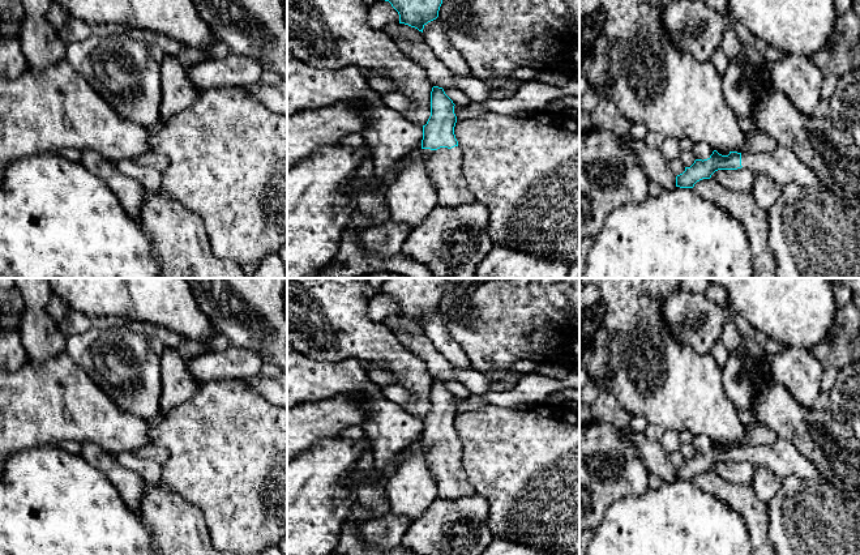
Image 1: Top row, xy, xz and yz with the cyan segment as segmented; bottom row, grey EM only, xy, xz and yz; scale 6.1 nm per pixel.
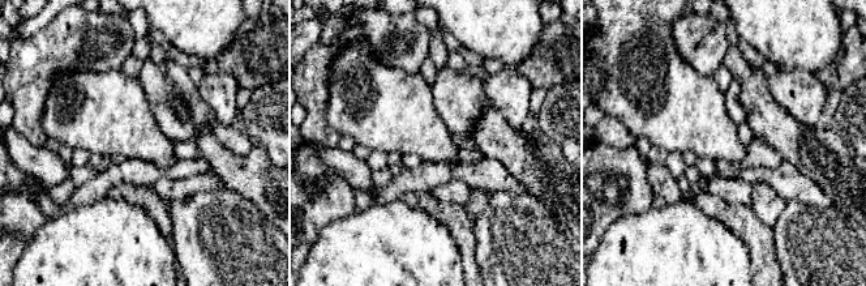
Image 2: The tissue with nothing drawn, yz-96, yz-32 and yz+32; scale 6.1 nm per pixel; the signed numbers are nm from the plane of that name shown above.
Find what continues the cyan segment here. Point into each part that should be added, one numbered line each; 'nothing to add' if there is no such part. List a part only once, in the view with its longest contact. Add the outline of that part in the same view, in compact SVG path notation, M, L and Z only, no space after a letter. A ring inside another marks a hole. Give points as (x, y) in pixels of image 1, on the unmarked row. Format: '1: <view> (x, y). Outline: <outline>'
1: xz (444, 459). Outline: M459 439L440 440L427 452L427 464L435 474L438 496L442 499L455 500L476 494L467 481L461 457L462 444Z

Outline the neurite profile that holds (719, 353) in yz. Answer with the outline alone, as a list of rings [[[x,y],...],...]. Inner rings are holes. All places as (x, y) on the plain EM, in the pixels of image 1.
[[[718,341],[714,347],[711,349],[710,354],[718,363],[720,368],[723,368],[727,363],[727,359],[729,357],[729,351],[722,345],[720,341]]]

